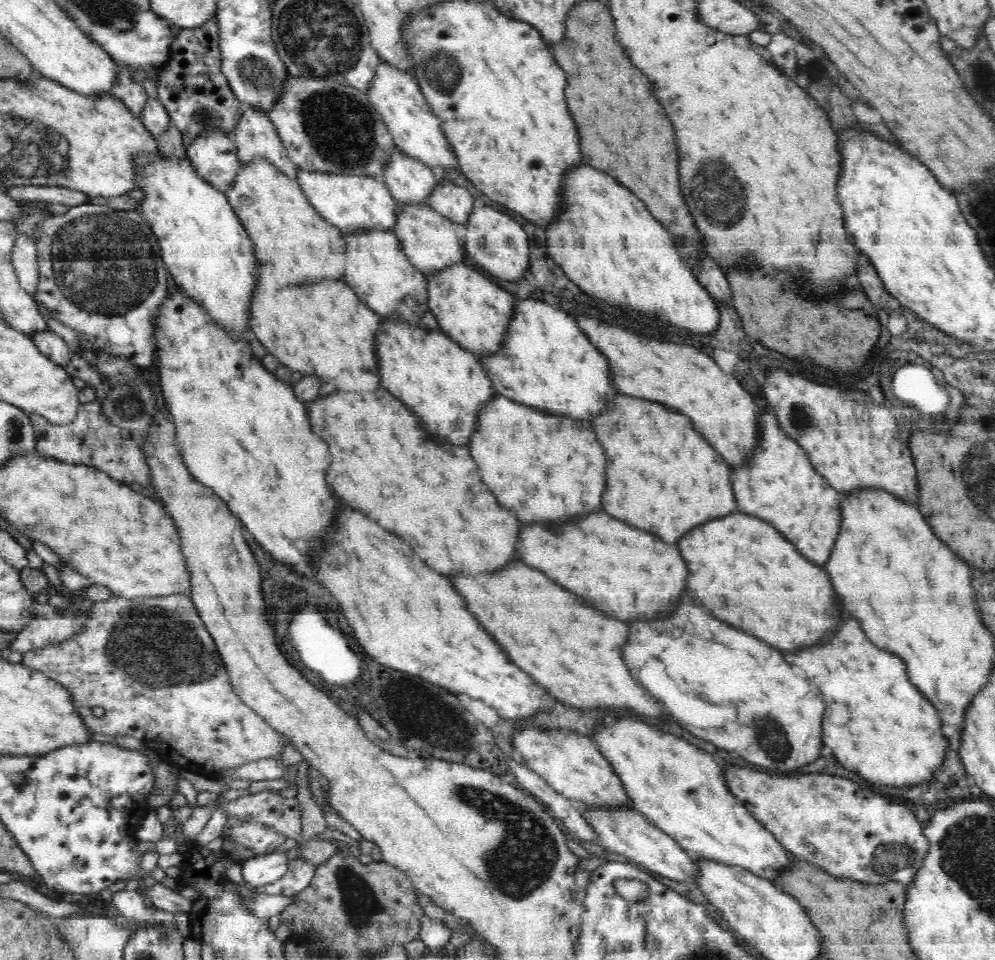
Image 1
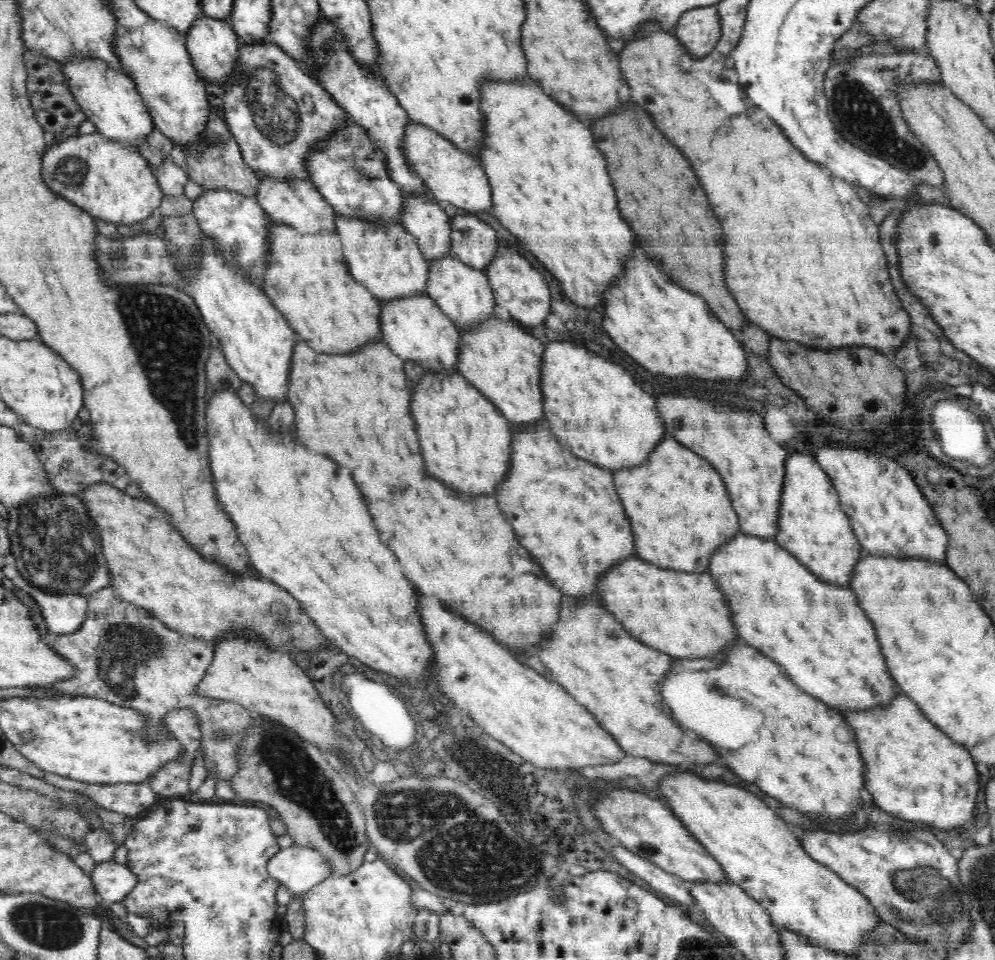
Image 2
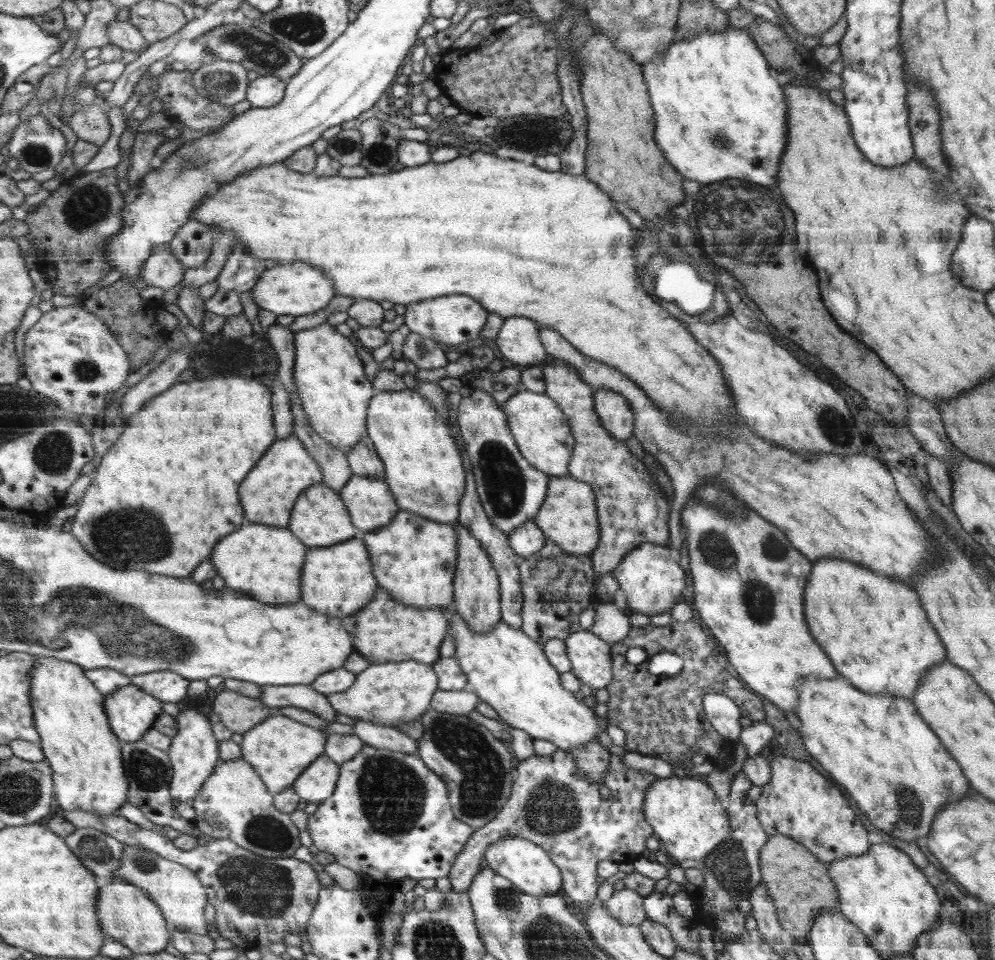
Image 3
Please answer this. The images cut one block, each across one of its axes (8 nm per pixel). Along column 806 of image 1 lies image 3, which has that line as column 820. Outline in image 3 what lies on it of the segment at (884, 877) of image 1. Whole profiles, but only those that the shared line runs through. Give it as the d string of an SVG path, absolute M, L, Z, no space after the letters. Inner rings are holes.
M781 753L772 760L771 767L772 778L761 788L760 798L754 802L758 806L760 825L768 836L790 836L825 864L867 854L871 846L866 828L832 782L828 782L808 762Z

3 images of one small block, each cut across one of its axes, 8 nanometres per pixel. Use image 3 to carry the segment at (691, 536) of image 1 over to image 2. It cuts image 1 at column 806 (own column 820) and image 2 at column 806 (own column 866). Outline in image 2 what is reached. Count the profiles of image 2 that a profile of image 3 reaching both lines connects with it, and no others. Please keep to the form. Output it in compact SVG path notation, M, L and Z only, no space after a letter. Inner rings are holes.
M740 533L712 556L710 574L718 582L718 590L728 598L728 606L734 616L731 622L736 624L734 630L742 636L740 641L750 644L772 660L778 660L778 664L790 672L790 680L794 680L794 684L804 692L826 700L830 708L838 708L838 712L842 712L842 708L870 708L870 704L878 704L878 700L886 700L886 696L900 691L892 675L886 672L886 664L882 664L874 627L870 620L866 620L862 608L858 608L850 588L820 582L806 565L802 566L801 561L782 550L776 542Z

